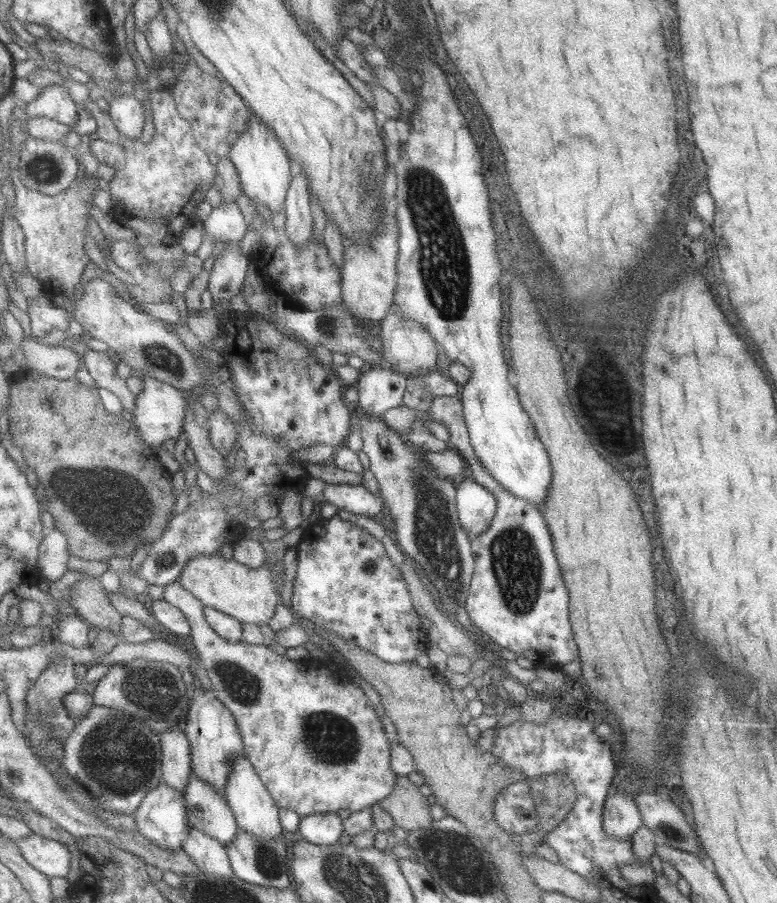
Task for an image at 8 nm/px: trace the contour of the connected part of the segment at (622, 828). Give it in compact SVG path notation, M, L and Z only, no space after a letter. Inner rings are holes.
M611 793L602 812L603 829L607 836L627 840L642 825L642 818L629 793Z

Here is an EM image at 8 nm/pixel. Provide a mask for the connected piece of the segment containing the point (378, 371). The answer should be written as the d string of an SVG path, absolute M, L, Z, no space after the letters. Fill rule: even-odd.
M384 366L365 368L357 388L360 399L356 411L381 417L384 412L403 405L410 376L395 373Z

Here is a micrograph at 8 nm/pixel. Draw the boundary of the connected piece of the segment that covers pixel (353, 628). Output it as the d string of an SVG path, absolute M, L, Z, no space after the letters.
M328 513L323 520L307 525L304 528L303 536L295 548L298 563L296 564L296 577L293 582L293 592L290 600L292 603L292 610L298 612L300 616L303 616L316 626L328 630L331 634L336 634L345 640L351 640L359 648L382 658L385 662L402 663L414 661L419 654L423 654L423 652L426 653L427 650L429 650L429 647L432 645L430 642L429 631L423 629L423 624L421 624L421 614L419 614L418 609L414 607L414 599L413 596L411 596L410 587L409 584L407 584L406 577L402 572L402 569L399 569L399 567L393 564L393 560L389 558L389 554L387 554L387 550L385 550L383 542L379 541L379 538L375 538L375 536L369 534L366 529L354 524L353 519L345 522L345 520L341 520L341 518Z

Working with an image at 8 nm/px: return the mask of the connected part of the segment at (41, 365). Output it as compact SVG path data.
M38 338L23 339L22 351L28 360L29 371L57 379L69 379L77 376L77 370L84 362L82 350L70 348L63 344L52 346L41 343Z

